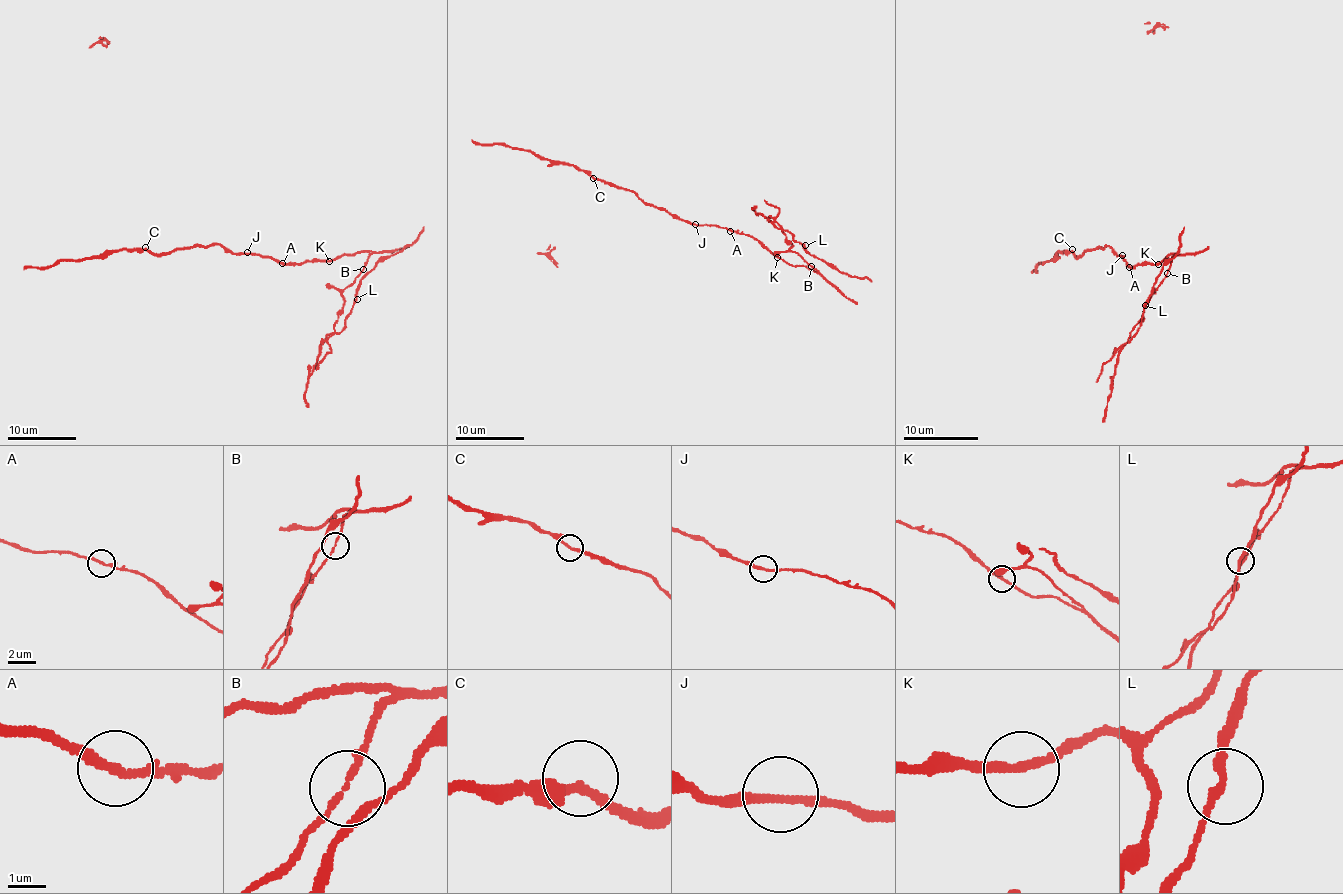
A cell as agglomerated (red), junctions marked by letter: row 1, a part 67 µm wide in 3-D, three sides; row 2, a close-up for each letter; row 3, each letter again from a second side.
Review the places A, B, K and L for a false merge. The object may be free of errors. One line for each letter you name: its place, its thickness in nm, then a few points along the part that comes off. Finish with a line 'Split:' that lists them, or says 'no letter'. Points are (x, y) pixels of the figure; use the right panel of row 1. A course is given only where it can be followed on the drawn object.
Split: no letter

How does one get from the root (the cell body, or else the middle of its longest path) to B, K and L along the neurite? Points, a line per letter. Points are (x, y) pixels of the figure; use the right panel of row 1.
B: (1126, 262), (1130, 266), (1156, 264), (1172, 253), (1167, 273)
K: (1126, 262), (1130, 266), (1158, 264)
L: (1126, 262), (1130, 266), (1156, 264), (1172, 253), (1167, 275), (1152, 292), (1130, 340), (1145, 305)

